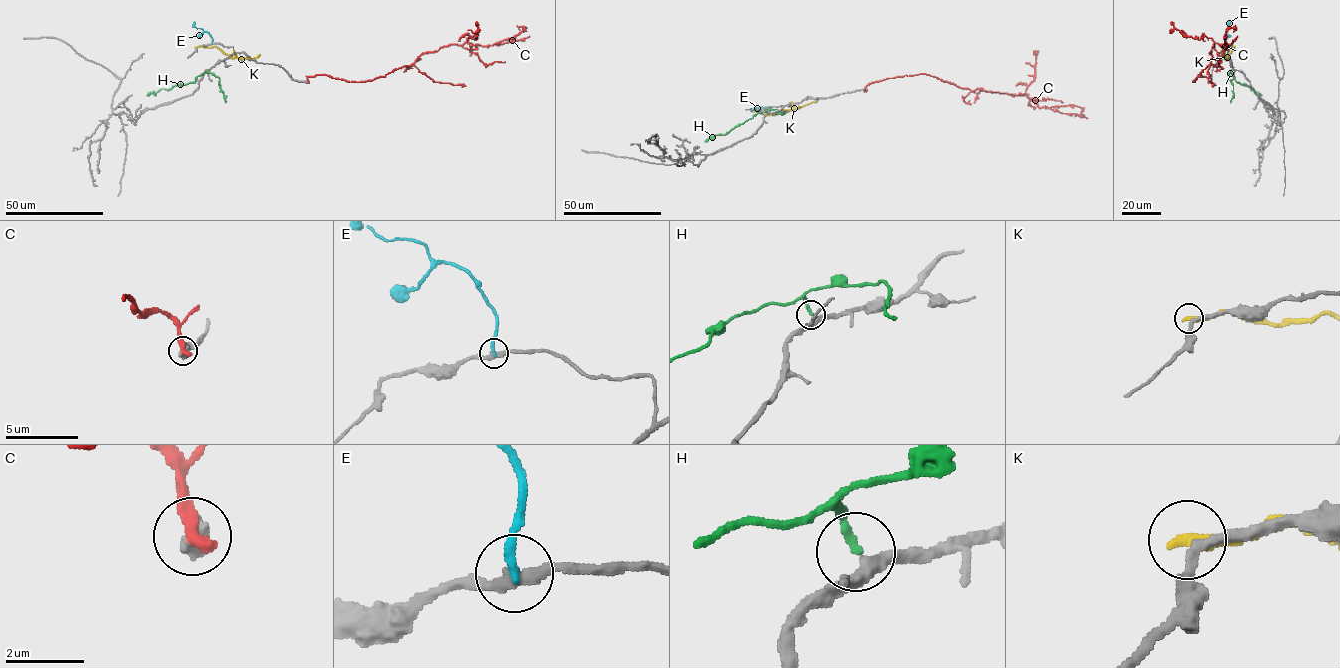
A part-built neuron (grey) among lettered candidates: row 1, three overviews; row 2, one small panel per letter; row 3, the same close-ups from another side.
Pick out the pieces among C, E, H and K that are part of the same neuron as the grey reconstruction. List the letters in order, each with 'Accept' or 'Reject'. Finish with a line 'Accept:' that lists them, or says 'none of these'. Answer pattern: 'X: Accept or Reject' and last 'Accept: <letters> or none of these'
C: Reject
E: Reject
H: Accept
K: Reject
Accept: H

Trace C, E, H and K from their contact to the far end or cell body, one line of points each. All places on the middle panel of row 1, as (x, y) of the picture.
C: (866, 89), (891, 78), (928, 74), (976, 93), (1027, 95), (1039, 108), (1079, 106), (1081, 115), (1074, 116)
E: (770, 107), (752, 110)
H: (767, 113), (755, 114), (724, 135), (705, 141)
K: (754, 111), (775, 114), (818, 99)

